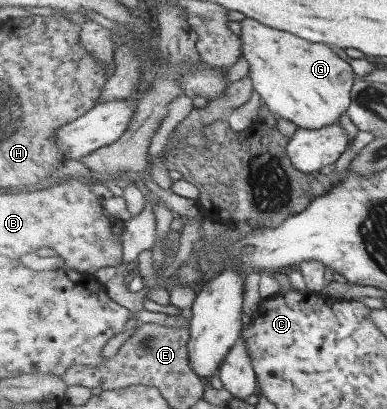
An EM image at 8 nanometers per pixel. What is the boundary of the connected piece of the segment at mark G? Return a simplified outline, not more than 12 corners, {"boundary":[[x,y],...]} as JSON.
{"boundary":[[248,17],[243,55],[269,111],[339,123],[355,68],[336,48]]}

